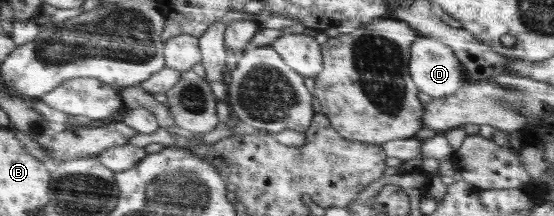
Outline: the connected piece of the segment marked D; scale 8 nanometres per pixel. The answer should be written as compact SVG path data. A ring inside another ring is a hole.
M419 35L411 44L408 72L418 91L433 98L446 98L462 86L463 67L440 39Z

